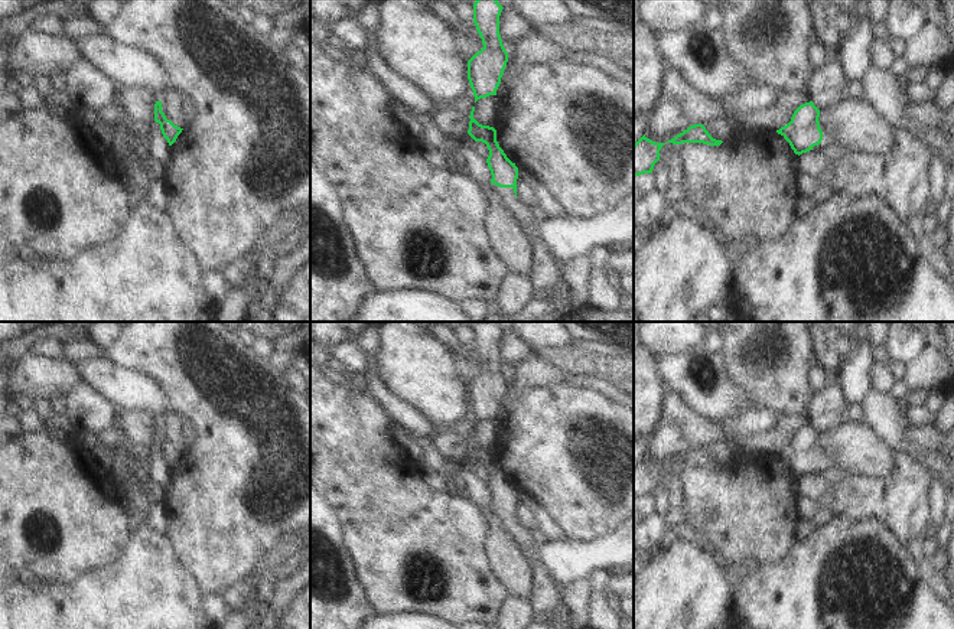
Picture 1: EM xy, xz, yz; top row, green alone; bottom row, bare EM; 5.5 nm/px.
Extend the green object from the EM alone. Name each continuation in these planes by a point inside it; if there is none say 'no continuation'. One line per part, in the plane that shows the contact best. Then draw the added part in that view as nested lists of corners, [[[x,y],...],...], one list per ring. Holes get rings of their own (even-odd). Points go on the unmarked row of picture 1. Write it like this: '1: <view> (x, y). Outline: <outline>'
1: xz (543, 597). Outline: [[[494,506],[489,511],[498,518],[502,528],[517,541],[525,557],[530,560],[534,579],[528,597],[534,622],[544,622],[553,616],[559,603],[557,590],[546,568],[538,563],[537,544],[531,540],[528,528],[524,528],[512,511],[499,511]]]

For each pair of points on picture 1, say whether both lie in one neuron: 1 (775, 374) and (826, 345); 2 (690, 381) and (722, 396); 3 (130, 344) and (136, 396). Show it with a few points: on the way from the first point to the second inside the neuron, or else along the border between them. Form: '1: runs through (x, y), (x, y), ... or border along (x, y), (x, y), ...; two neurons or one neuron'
1: border along (813, 336), (816, 355); two neurons
2: runs through (697, 387), (715, 396); one neuron
3: border along (103, 357), (147, 375), (160, 388); two neurons

